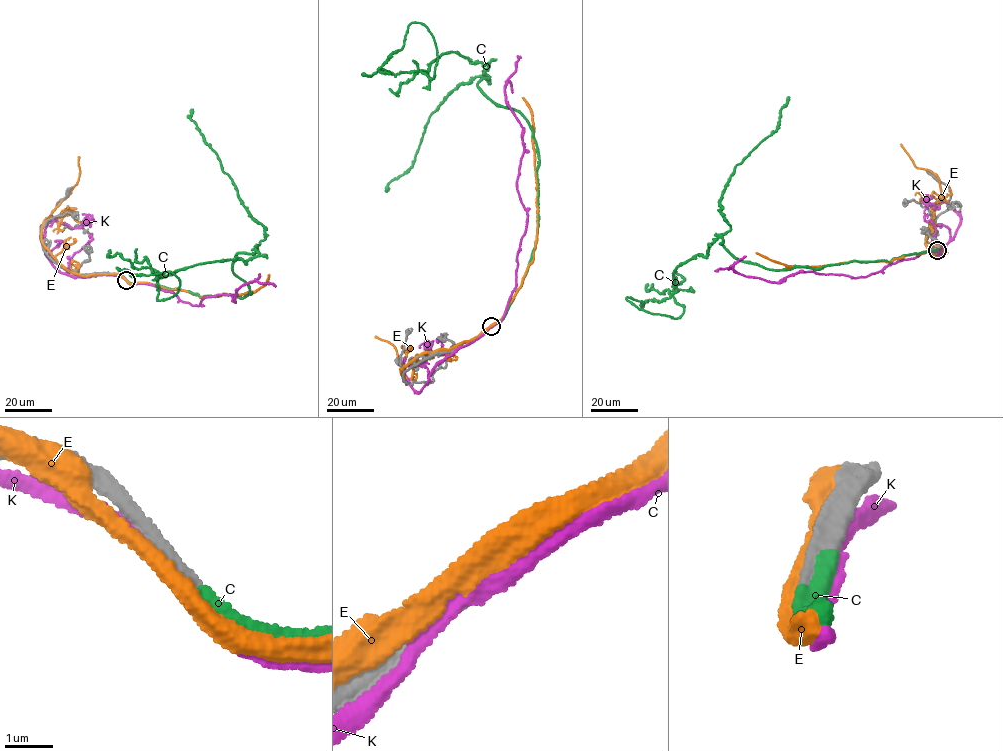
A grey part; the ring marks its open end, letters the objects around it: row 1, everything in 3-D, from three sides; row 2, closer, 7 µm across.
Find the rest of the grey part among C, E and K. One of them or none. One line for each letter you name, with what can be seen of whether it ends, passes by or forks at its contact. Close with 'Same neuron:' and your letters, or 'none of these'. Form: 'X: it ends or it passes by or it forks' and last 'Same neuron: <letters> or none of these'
C: it ends
Same neuron: C

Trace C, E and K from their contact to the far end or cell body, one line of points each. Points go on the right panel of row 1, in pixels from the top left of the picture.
C: (937, 250), (772, 270), (732, 255), (720, 237), (672, 272), (678, 317), (626, 299), (658, 300)
E: (937, 250), (936, 253), (933, 249), (889, 262), (853, 260), (818, 267), (784, 265), (756, 252)
K: (937, 249), (937, 253), (921, 253), (863, 277), (810, 271), (770, 282), (734, 272), (732, 265), (714, 271)

